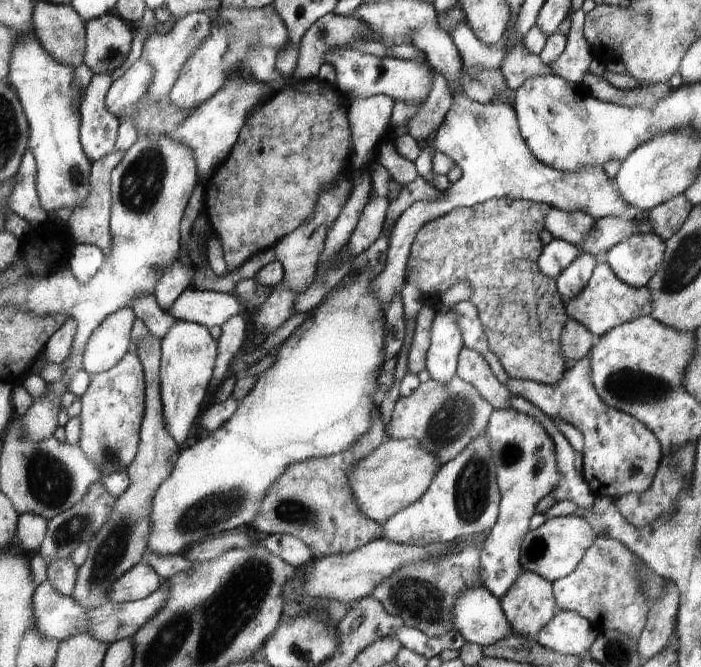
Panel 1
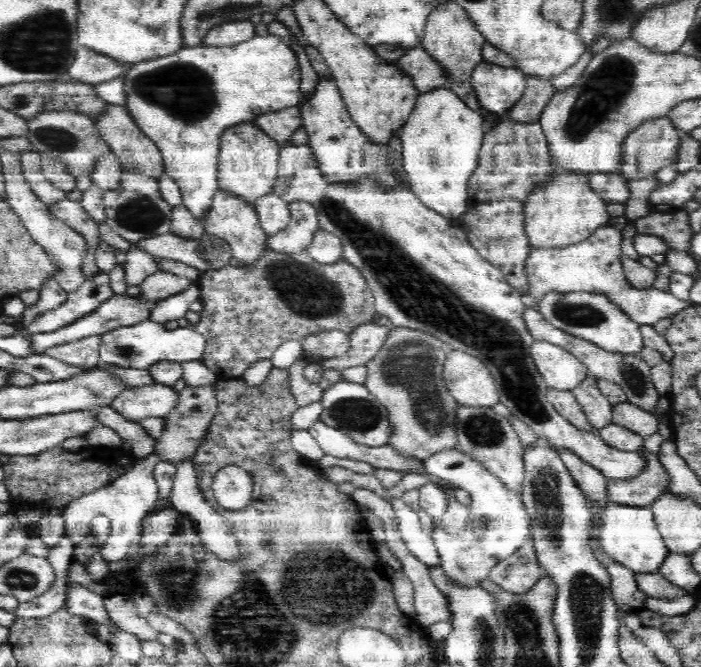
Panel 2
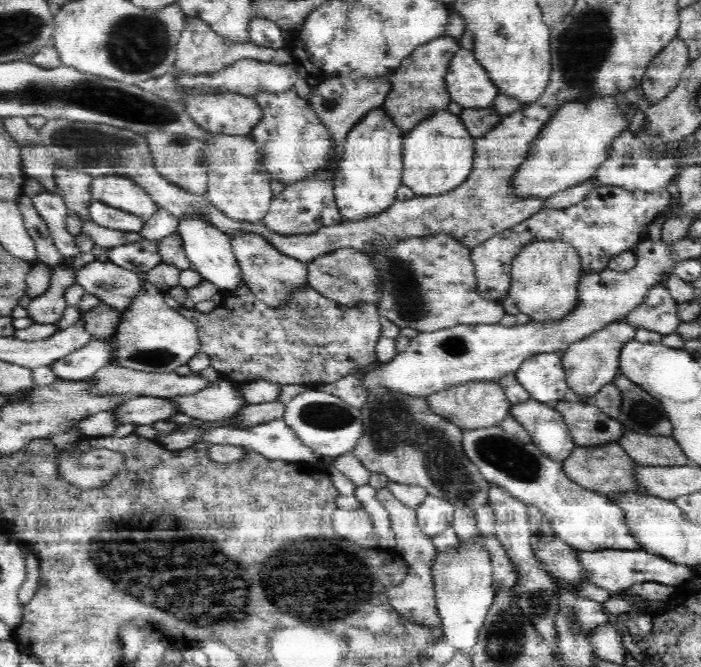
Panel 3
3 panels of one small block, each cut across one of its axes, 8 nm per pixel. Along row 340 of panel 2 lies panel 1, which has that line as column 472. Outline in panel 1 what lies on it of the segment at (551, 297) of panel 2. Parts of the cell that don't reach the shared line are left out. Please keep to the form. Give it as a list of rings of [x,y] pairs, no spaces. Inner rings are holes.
[[[484,584],[461,593],[454,608],[455,628],[467,642],[487,647],[508,637],[524,638],[511,627],[500,605],[500,599]]]

